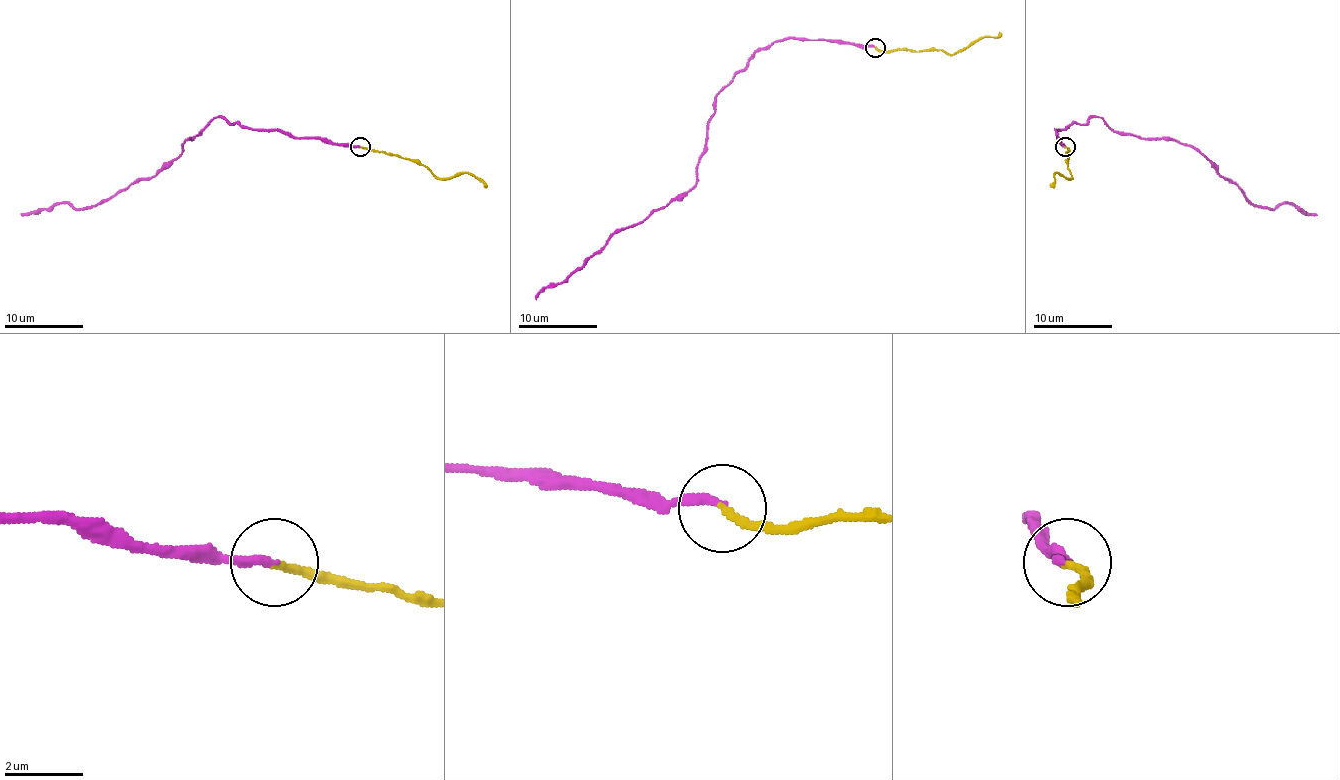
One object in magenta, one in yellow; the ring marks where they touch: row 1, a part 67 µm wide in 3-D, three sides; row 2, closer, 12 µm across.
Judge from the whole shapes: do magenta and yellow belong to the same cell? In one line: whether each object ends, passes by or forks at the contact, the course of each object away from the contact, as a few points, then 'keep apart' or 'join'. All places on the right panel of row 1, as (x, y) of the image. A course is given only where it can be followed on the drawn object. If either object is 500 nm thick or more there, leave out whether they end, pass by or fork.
magenta ends; yellow ends; course magenta (1064, 147), (1057, 131), (1100, 118), (1115, 131), (1141, 139), (1192, 145), (1253, 204), (1292, 204), (1317, 215); course yellow (1064, 147), (1068, 149), (1066, 161), (1072, 176), (1066, 178), (1057, 172), (1049, 186); join

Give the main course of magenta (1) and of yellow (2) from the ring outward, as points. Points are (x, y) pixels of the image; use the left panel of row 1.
1: (360, 147), (264, 131), (215, 118), (152, 176), (136, 178), (99, 204), (84, 208), (54, 204), (21, 215)
2: (360, 147), (419, 161), (438, 176), (452, 178), (468, 172), (485, 186)

